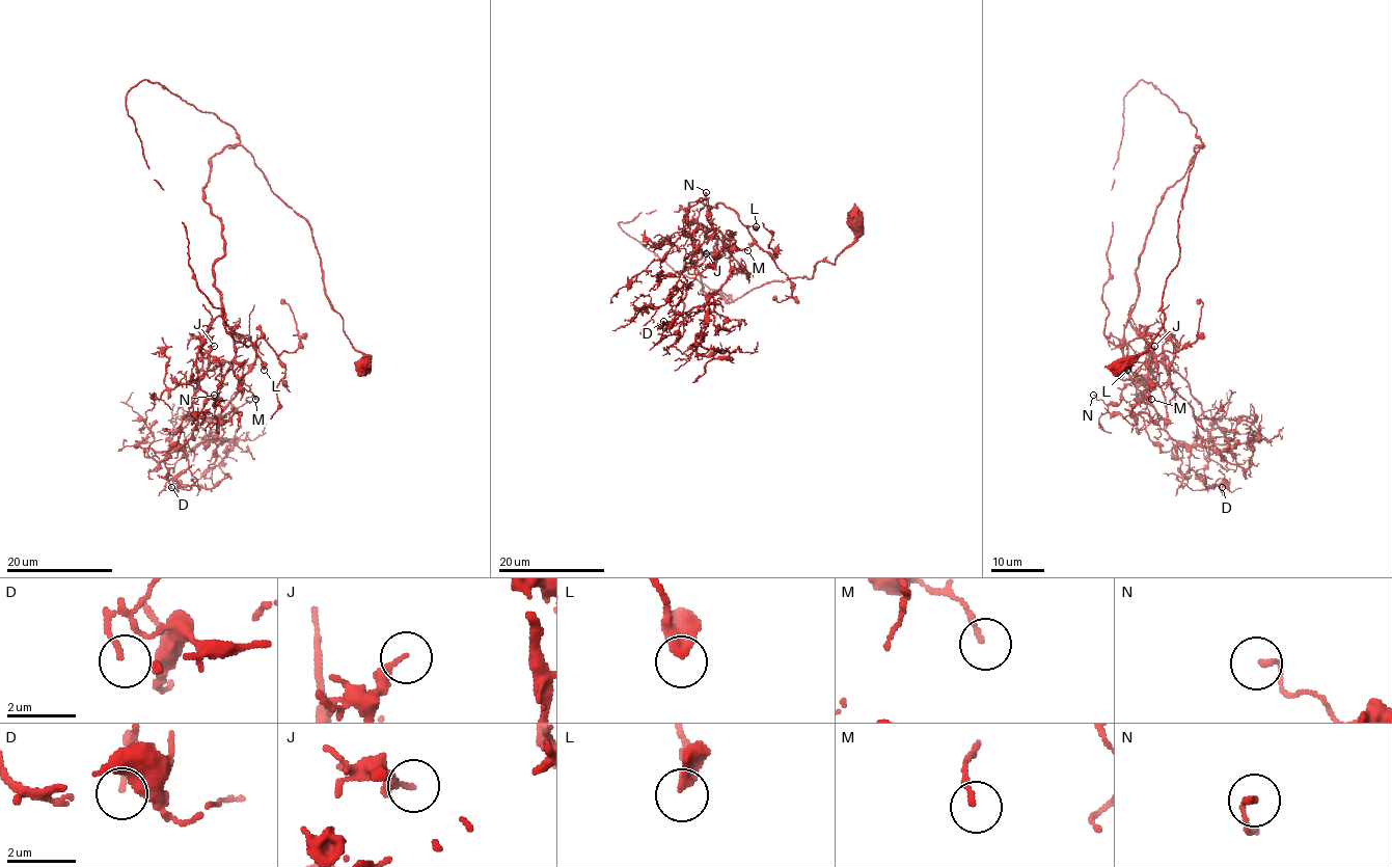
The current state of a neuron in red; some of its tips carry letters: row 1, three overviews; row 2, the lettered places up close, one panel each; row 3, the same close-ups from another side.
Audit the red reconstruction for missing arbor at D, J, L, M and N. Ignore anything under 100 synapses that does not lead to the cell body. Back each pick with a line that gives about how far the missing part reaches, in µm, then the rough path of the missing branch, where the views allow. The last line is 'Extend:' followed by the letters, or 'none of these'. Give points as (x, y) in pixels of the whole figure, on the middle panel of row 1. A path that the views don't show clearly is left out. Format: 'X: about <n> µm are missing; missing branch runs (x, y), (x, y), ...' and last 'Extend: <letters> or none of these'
Extend: none of these

